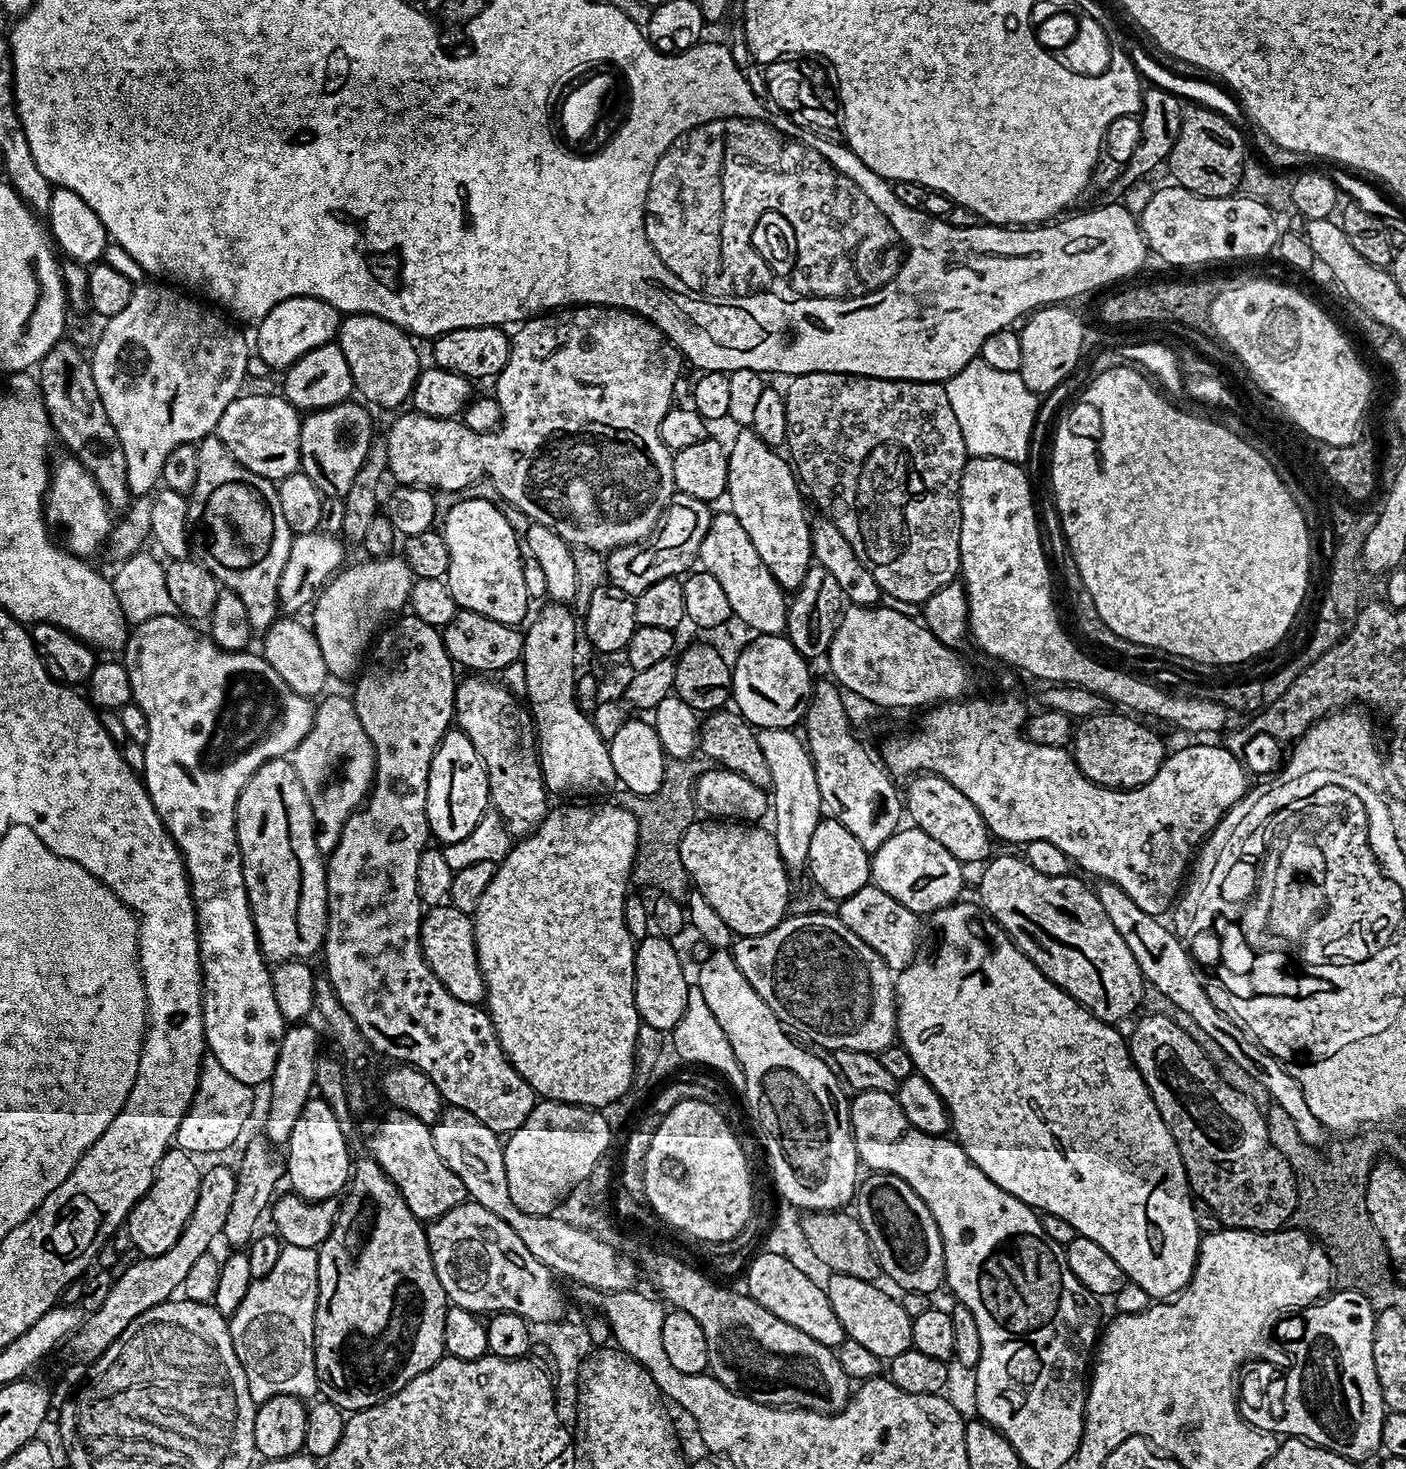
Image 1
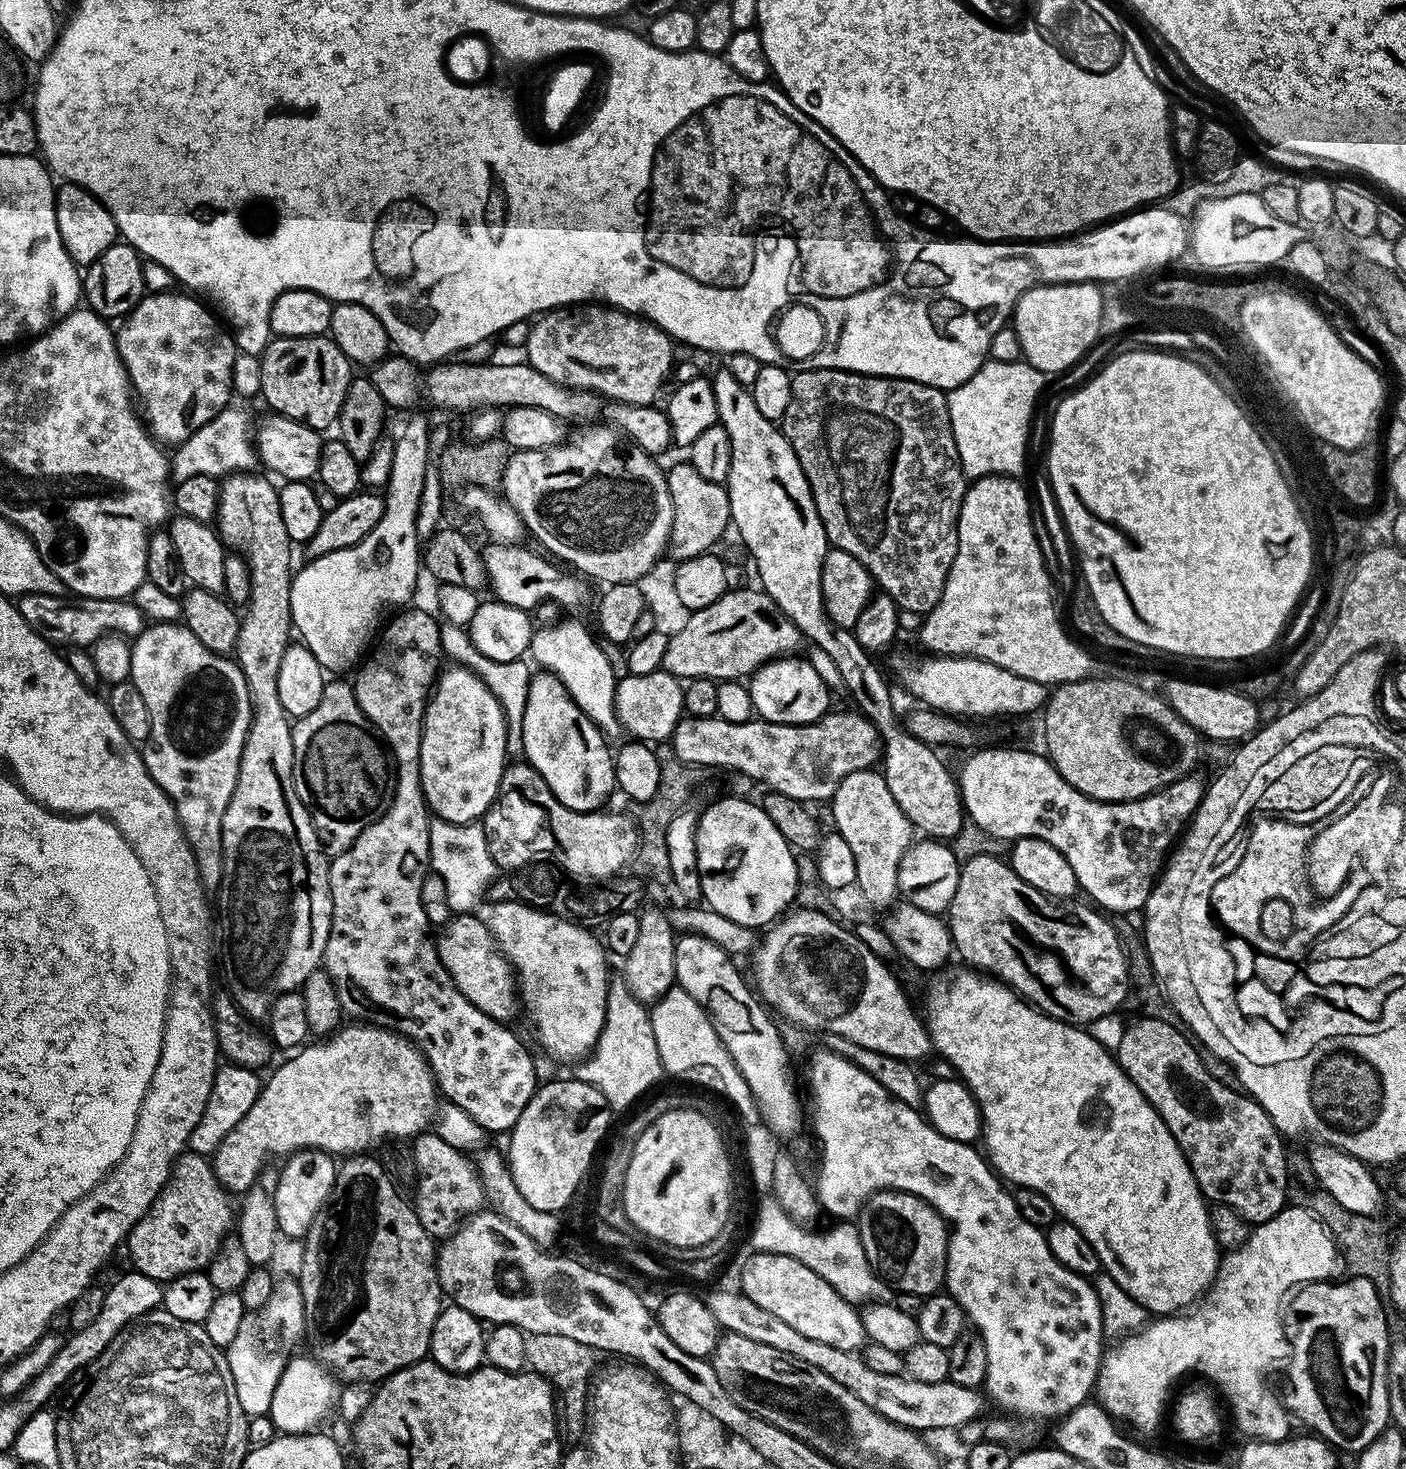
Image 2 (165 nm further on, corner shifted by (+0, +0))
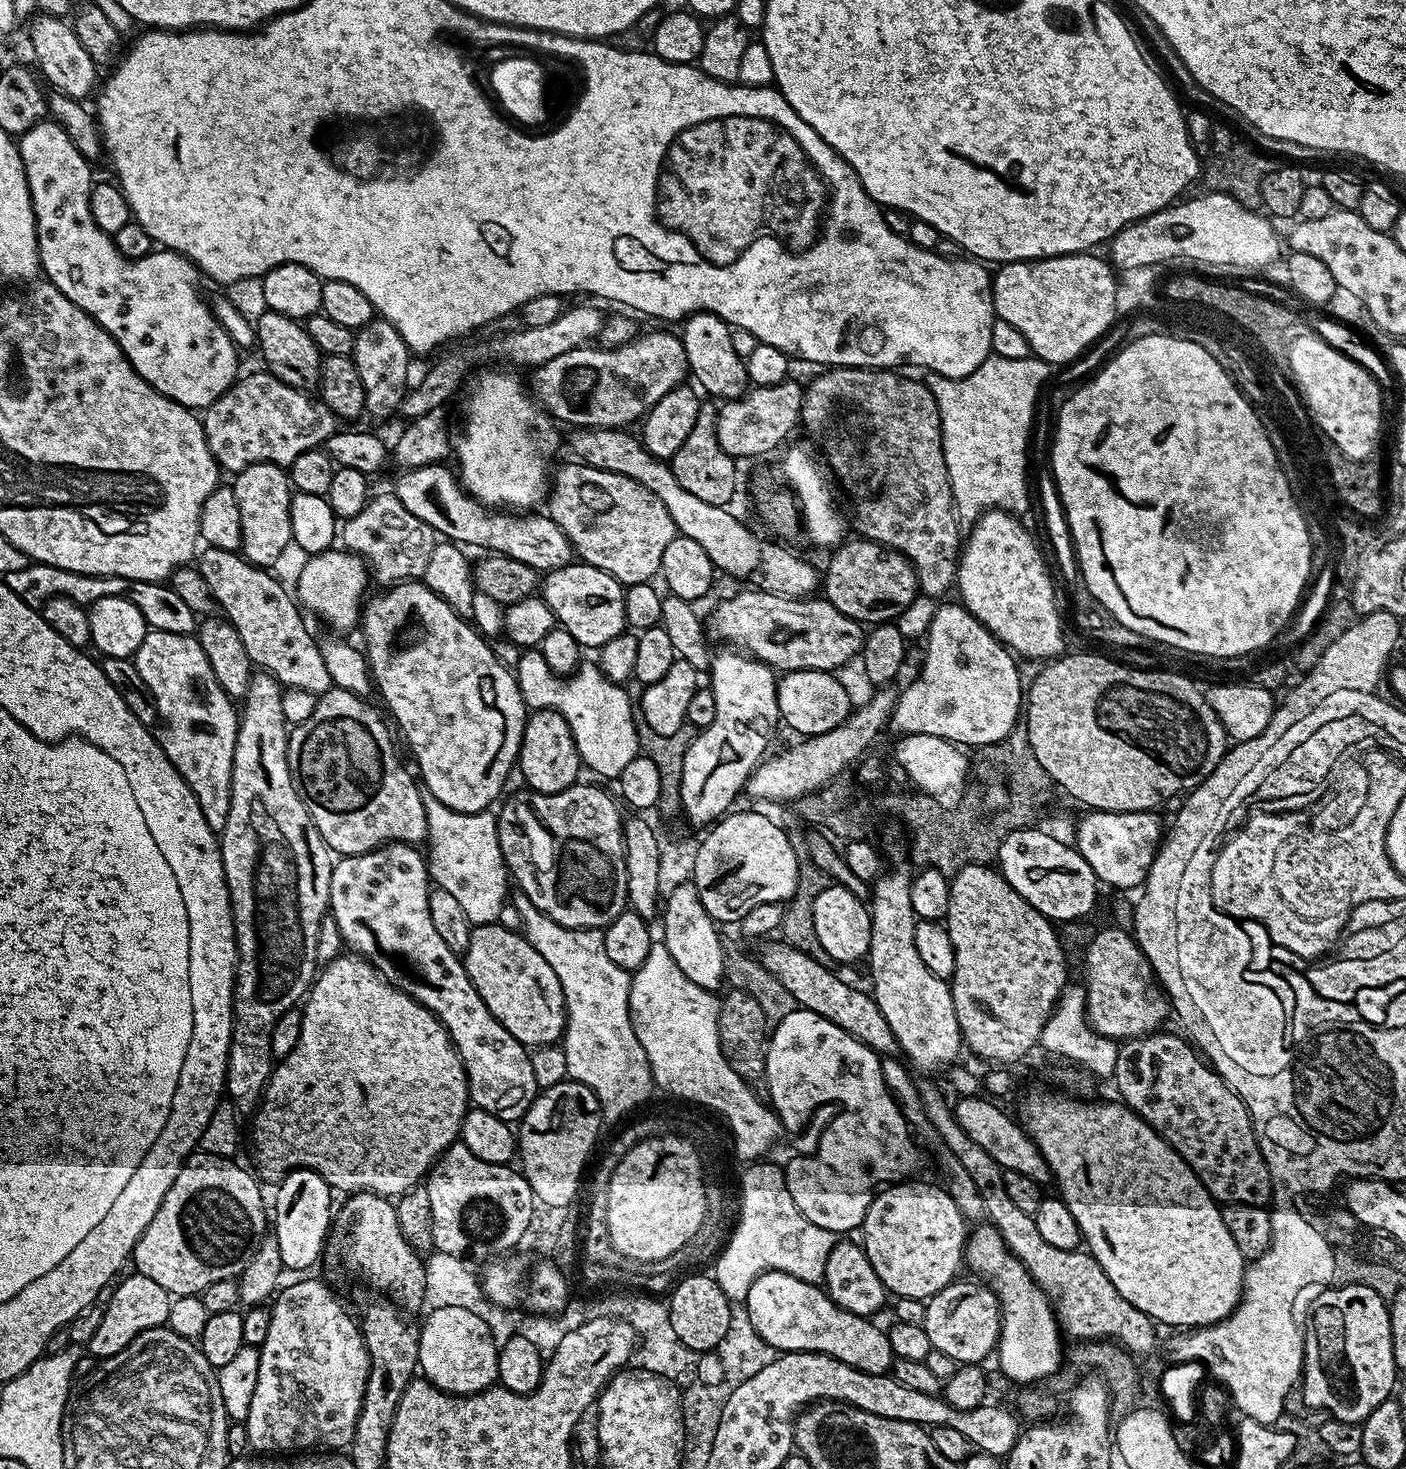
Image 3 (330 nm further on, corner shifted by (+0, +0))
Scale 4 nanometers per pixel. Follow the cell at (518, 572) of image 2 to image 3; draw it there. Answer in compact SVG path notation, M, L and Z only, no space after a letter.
M573 562L549 571L543 577L538 592L546 606L550 606L555 623L574 634L581 649L599 650L606 642L618 638L625 631L628 619L624 589L625 585L606 574L606 570L598 570L598 566L583 562Z

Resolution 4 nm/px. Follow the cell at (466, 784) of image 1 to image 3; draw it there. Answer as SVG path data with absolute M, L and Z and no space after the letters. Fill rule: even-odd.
M422 582L394 584L381 592L384 593L380 597L369 595L365 599L359 623L359 627L364 628L365 645L363 644L363 647L366 649L366 659L375 687L378 692L380 688L381 698L388 703L388 708L392 711L397 726L404 731L404 736L408 739L408 748L412 751L417 766L420 767L421 777L419 776L419 779L426 791L434 794L434 798L438 798L438 802L442 802L442 806L450 806L450 810L455 812L483 812L489 806L492 806L492 803L494 803L493 805L497 803L507 771L510 770L512 764L517 763L520 754L520 743L524 737L526 709L522 694L516 685L515 675L510 671L509 665L500 661L499 655L495 651L492 653L492 648L488 645L491 643L481 636L468 620L458 615L441 596L434 594ZM396 647L404 649L401 652L394 653L393 656L388 656L388 648Z

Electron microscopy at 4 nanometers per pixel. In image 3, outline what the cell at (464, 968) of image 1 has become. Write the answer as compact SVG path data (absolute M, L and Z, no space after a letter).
M499 922L477 924L462 959L470 982L474 982L490 1014L514 1034L519 1044L533 1050L555 1045L563 1037L565 1005L558 976L519 931L505 928Z

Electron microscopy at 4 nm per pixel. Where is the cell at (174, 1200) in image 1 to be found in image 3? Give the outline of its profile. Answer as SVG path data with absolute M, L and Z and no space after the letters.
M195 1151L184 1162L184 1168L178 1174L178 1178L174 1178L174 1186L170 1186L170 1190L166 1190L166 1198L162 1198L162 1206L158 1206L156 1212L151 1213L147 1217L147 1226L144 1232L140 1233L138 1242L134 1246L132 1255L130 1257L131 1263L136 1263L135 1271L139 1275L151 1278L154 1282L158 1282L158 1286L162 1286L162 1290L166 1290L168 1295L175 1298L177 1296L199 1296L200 1293L206 1290L206 1286L210 1286L210 1282L222 1282L223 1280L236 1280L241 1274L242 1270L246 1270L250 1258L254 1258L254 1250L258 1250L258 1246L263 1242L266 1229L269 1227L270 1220L264 1217L264 1196L260 1193L262 1184L259 1179L249 1169L248 1172L244 1168L239 1168L236 1165L235 1159L227 1156L215 1156L214 1154L206 1154L202 1151Z

